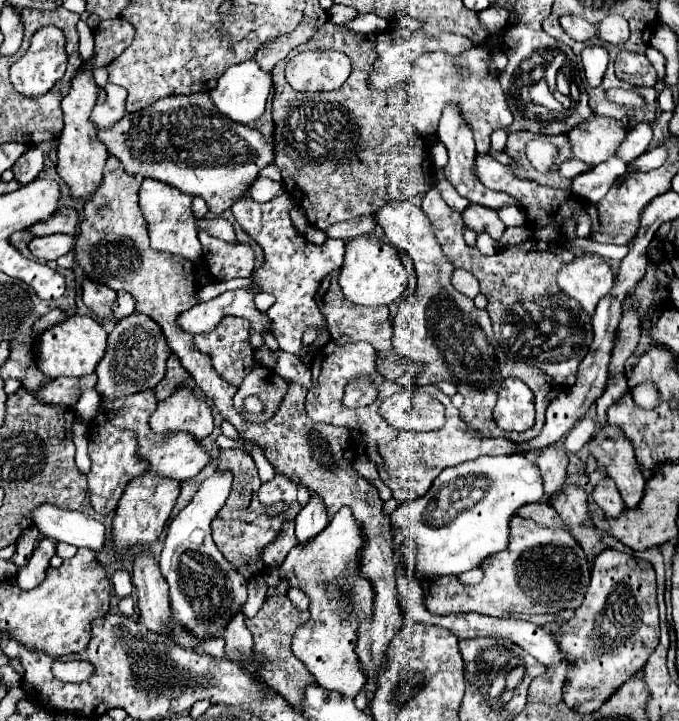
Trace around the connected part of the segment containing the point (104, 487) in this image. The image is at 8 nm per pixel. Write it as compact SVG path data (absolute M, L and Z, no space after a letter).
M110 422L96 426L92 430L90 442L88 442L88 454L92 460L92 468L88 472L88 496L96 514L102 514L102 516L112 514L118 506L120 496L124 494L124 488L130 484L130 480L148 470L148 462L136 456L136 448L138 448L136 434L130 430L114 428Z

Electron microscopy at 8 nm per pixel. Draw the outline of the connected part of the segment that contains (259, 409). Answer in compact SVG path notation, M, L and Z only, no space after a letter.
M250 396L244 400L244 412L246 414L264 414L264 404L260 404L258 396Z

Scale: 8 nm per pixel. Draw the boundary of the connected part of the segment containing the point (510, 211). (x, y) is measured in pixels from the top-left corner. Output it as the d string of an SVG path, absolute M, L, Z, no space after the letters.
M504 206L498 210L500 220L506 226L524 226L526 224L526 216L522 210L516 210L516 206Z

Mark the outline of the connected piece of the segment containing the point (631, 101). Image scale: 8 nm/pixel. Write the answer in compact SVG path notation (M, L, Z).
M612 88L606 92L607 99L620 104L620 106L628 106L628 108L644 108L644 98L638 96L632 90L622 90L622 88Z

